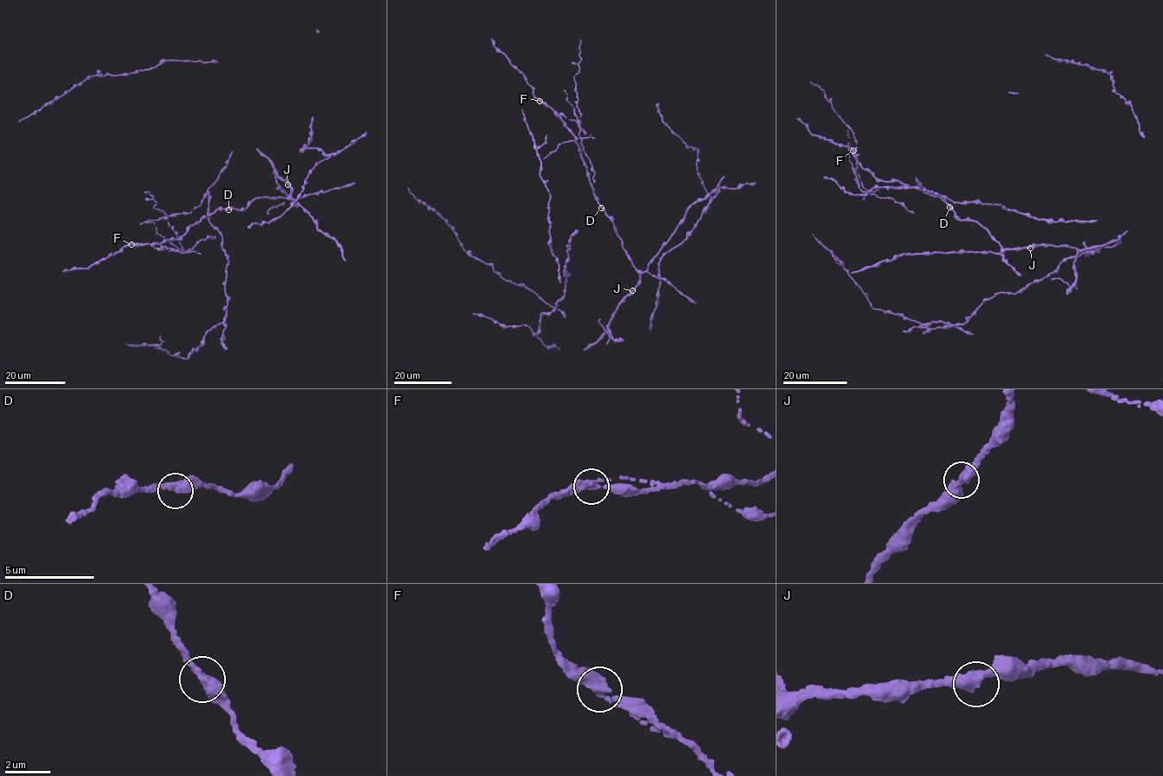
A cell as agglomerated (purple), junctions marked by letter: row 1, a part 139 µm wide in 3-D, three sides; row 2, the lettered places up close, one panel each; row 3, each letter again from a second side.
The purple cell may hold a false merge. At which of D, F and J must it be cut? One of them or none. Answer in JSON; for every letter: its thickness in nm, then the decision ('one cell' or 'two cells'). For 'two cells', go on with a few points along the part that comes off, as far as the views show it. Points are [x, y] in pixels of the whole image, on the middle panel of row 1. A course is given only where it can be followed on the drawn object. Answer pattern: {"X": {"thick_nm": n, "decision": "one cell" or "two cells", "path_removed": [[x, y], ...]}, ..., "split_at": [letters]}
{"D": {"thick_nm": 400, "decision": "one cell"}, "F": {"thick_nm": 400, "decision": "two cells"}, "J": {"thick_nm": 400, "decision": "one cell"}, "split_at": ["F"]}

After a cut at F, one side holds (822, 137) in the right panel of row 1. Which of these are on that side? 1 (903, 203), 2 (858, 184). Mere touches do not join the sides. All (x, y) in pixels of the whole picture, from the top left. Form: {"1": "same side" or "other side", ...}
{"1": "other side", "2": "other side"}

